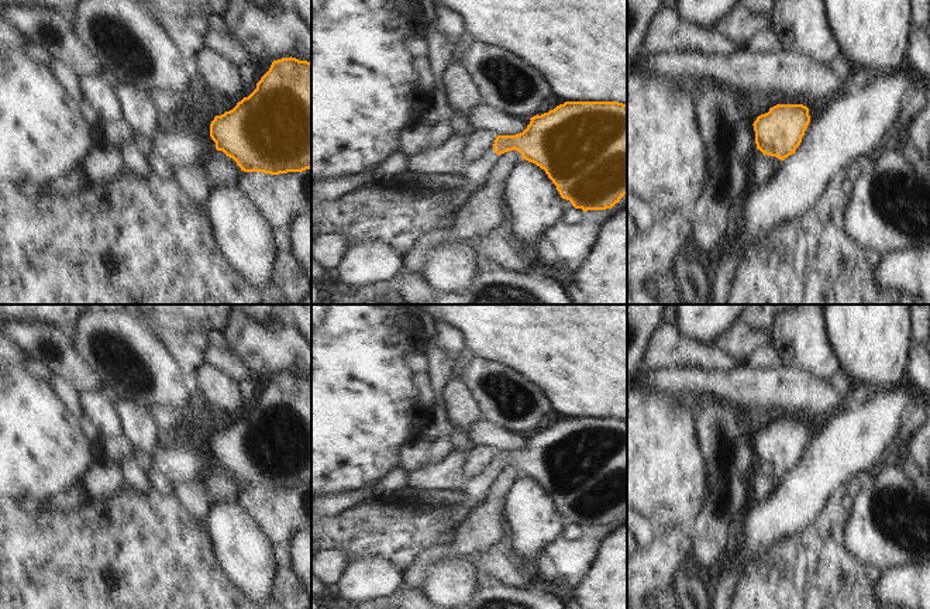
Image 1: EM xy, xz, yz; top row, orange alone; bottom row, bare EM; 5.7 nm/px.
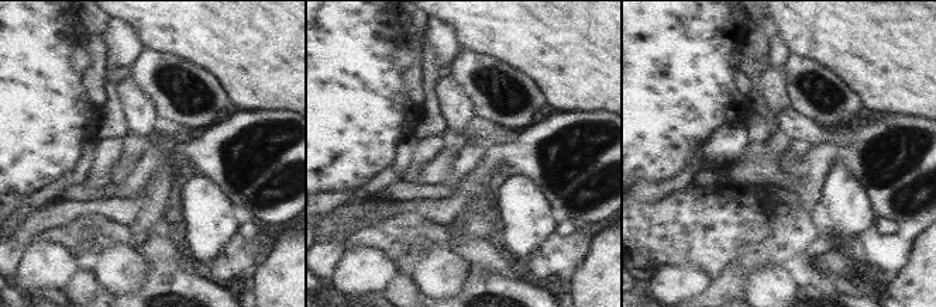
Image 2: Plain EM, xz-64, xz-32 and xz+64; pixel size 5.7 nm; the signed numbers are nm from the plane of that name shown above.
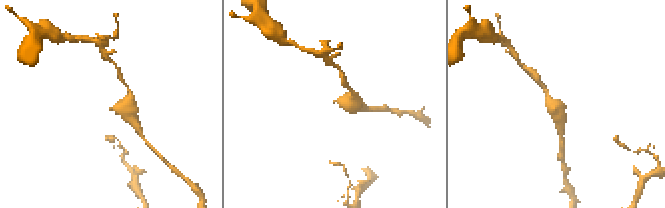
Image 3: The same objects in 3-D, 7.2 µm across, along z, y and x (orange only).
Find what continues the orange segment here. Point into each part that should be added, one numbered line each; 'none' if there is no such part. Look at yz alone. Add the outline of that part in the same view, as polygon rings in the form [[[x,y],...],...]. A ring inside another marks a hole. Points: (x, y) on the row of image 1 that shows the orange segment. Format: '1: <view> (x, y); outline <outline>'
none

